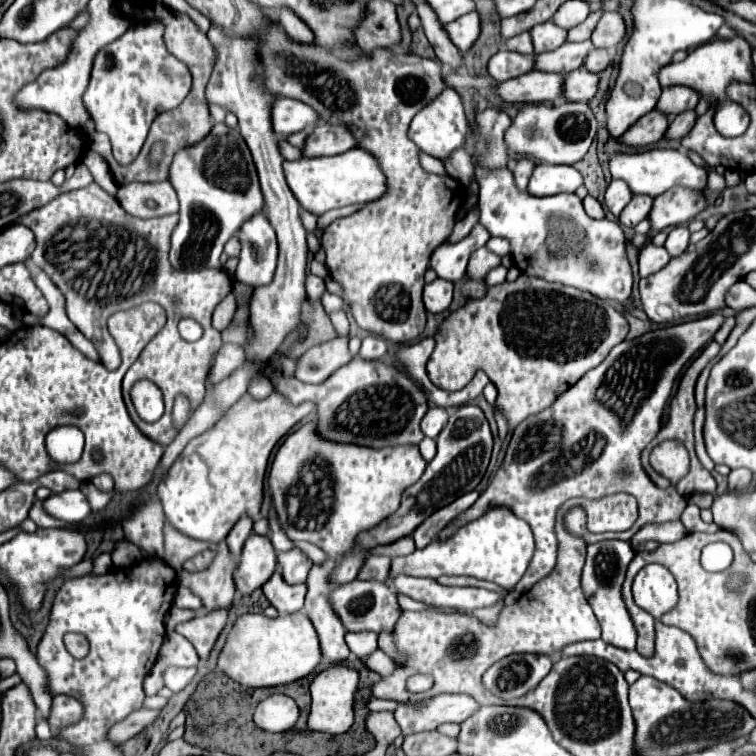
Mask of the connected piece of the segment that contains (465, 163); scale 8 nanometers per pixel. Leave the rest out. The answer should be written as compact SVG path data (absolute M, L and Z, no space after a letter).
M454 149L442 163L450 177L458 179L464 187L470 185L470 179L474 175L474 165L470 161L470 155L464 149Z

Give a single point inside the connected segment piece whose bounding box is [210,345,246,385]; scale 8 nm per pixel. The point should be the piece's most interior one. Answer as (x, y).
(230, 358)

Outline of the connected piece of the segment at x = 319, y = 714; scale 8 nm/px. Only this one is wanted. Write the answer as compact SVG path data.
M334 665L324 671L320 671L314 681L310 683L310 693L312 693L312 705L310 705L310 715L306 721L306 727L310 731L322 731L330 735L342 735L352 727L354 713L352 713L352 703L354 703L354 693L358 687L358 673L350 667L344 665Z

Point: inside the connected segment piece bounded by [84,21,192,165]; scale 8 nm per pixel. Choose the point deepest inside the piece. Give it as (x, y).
(134, 79)

